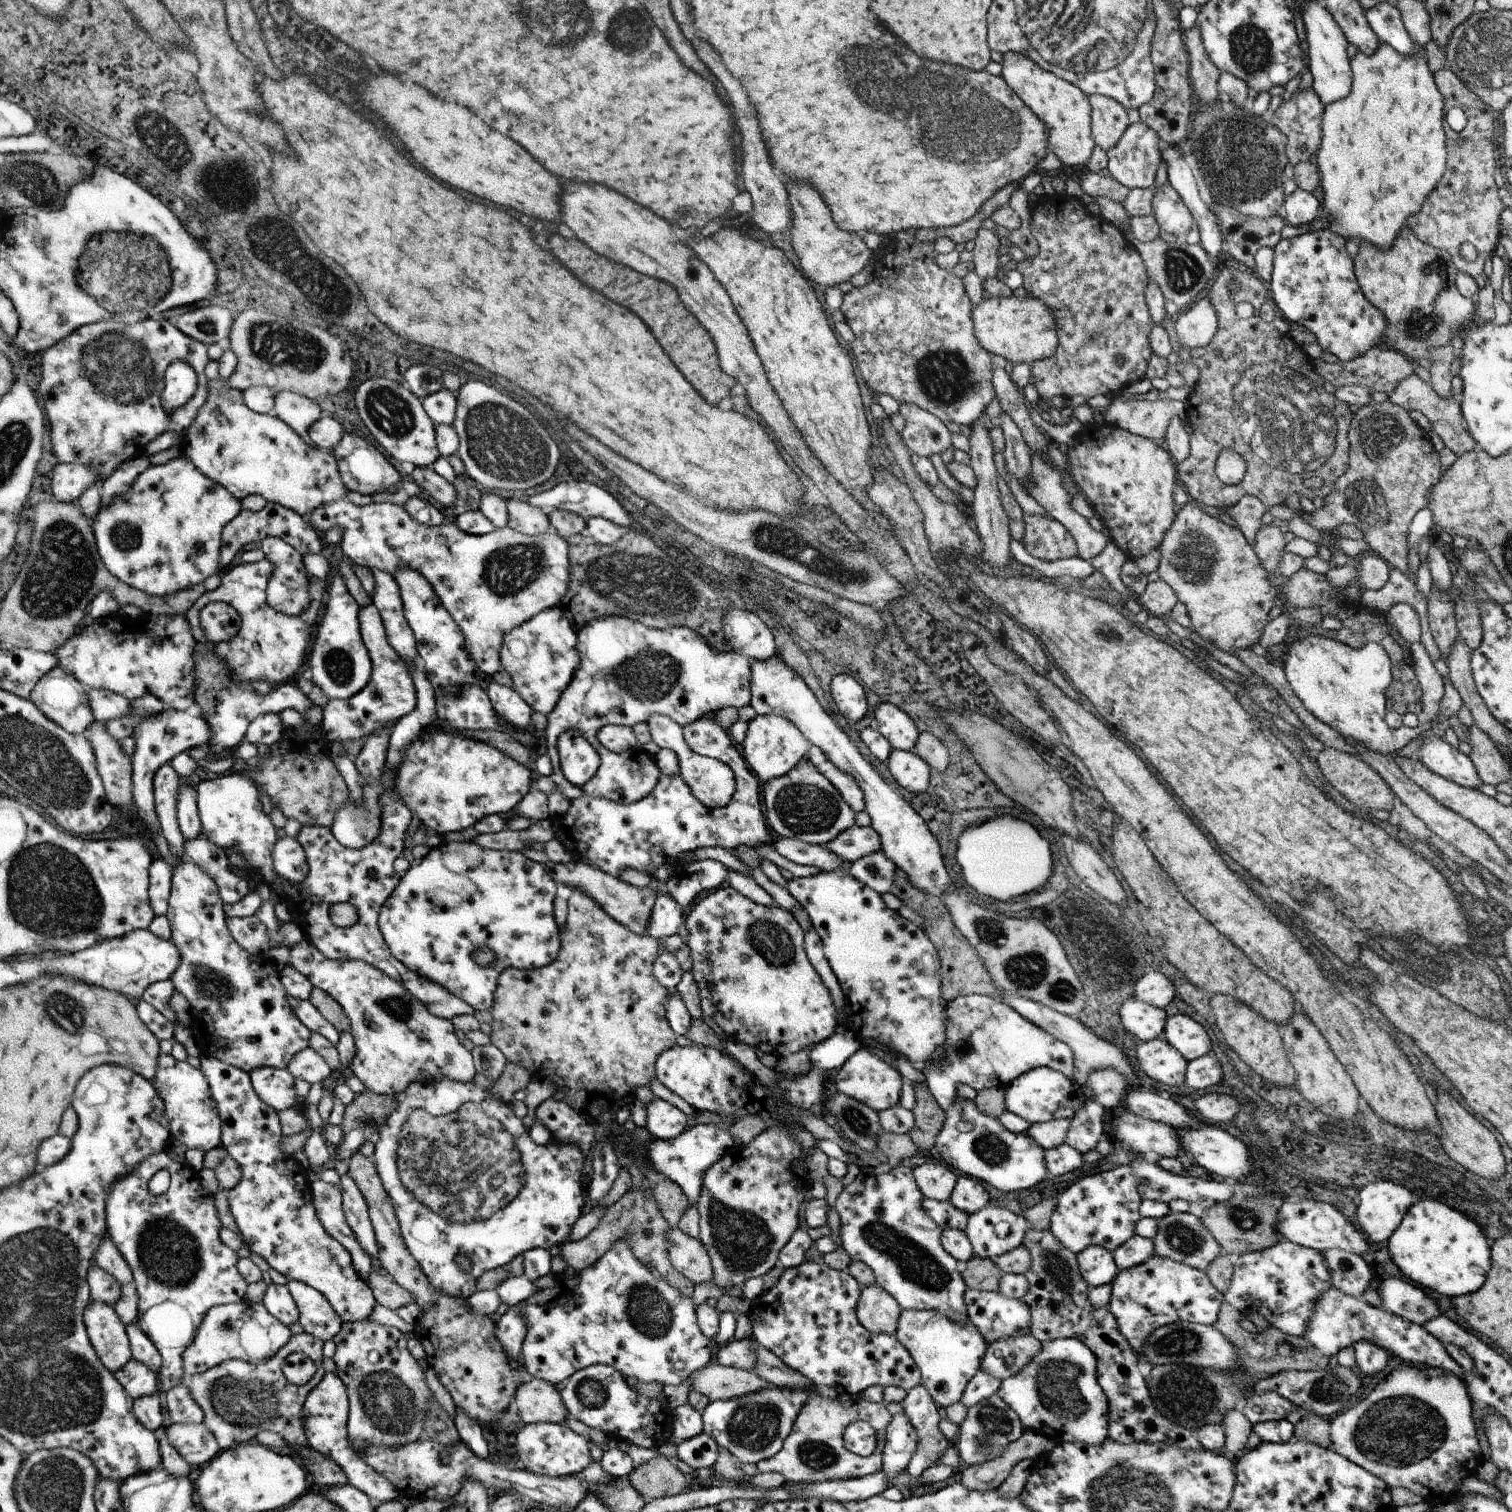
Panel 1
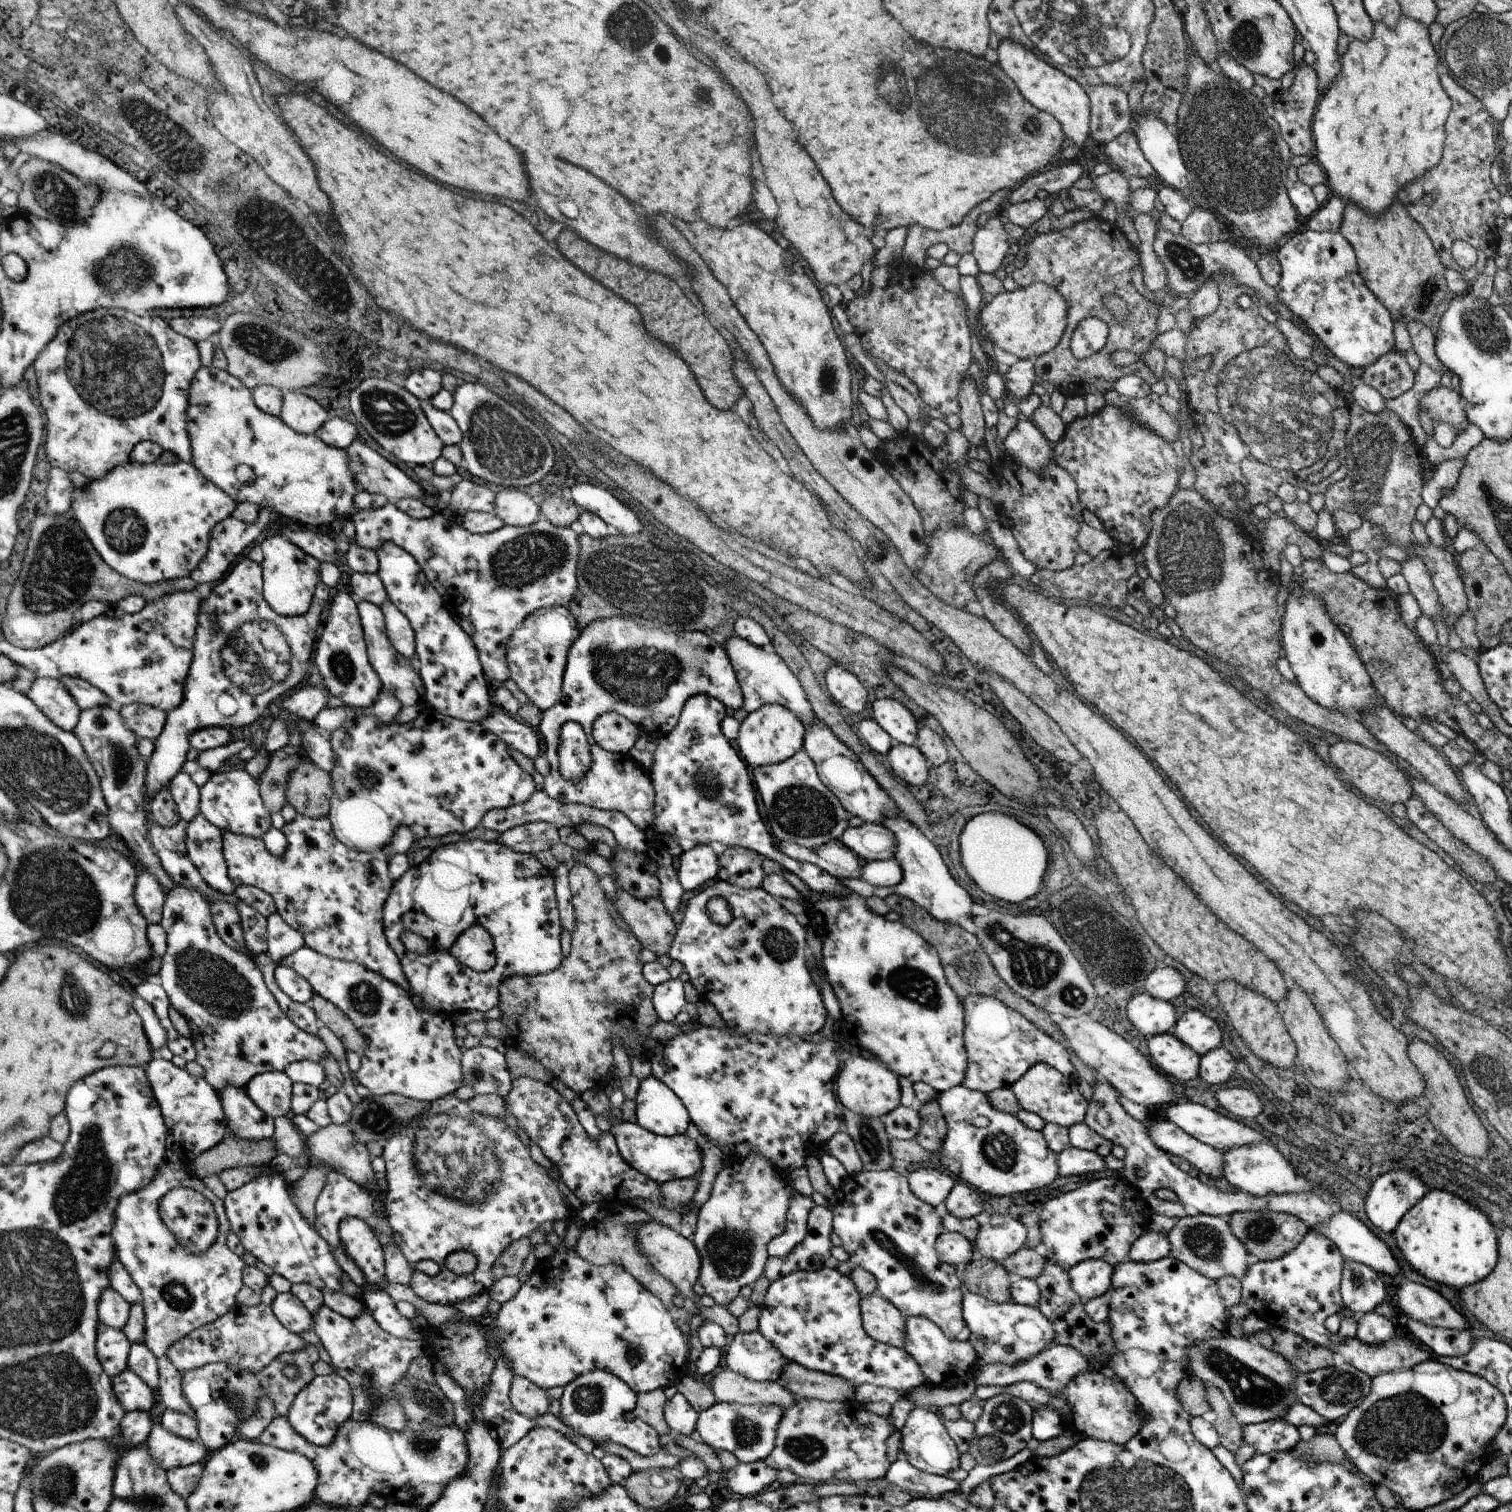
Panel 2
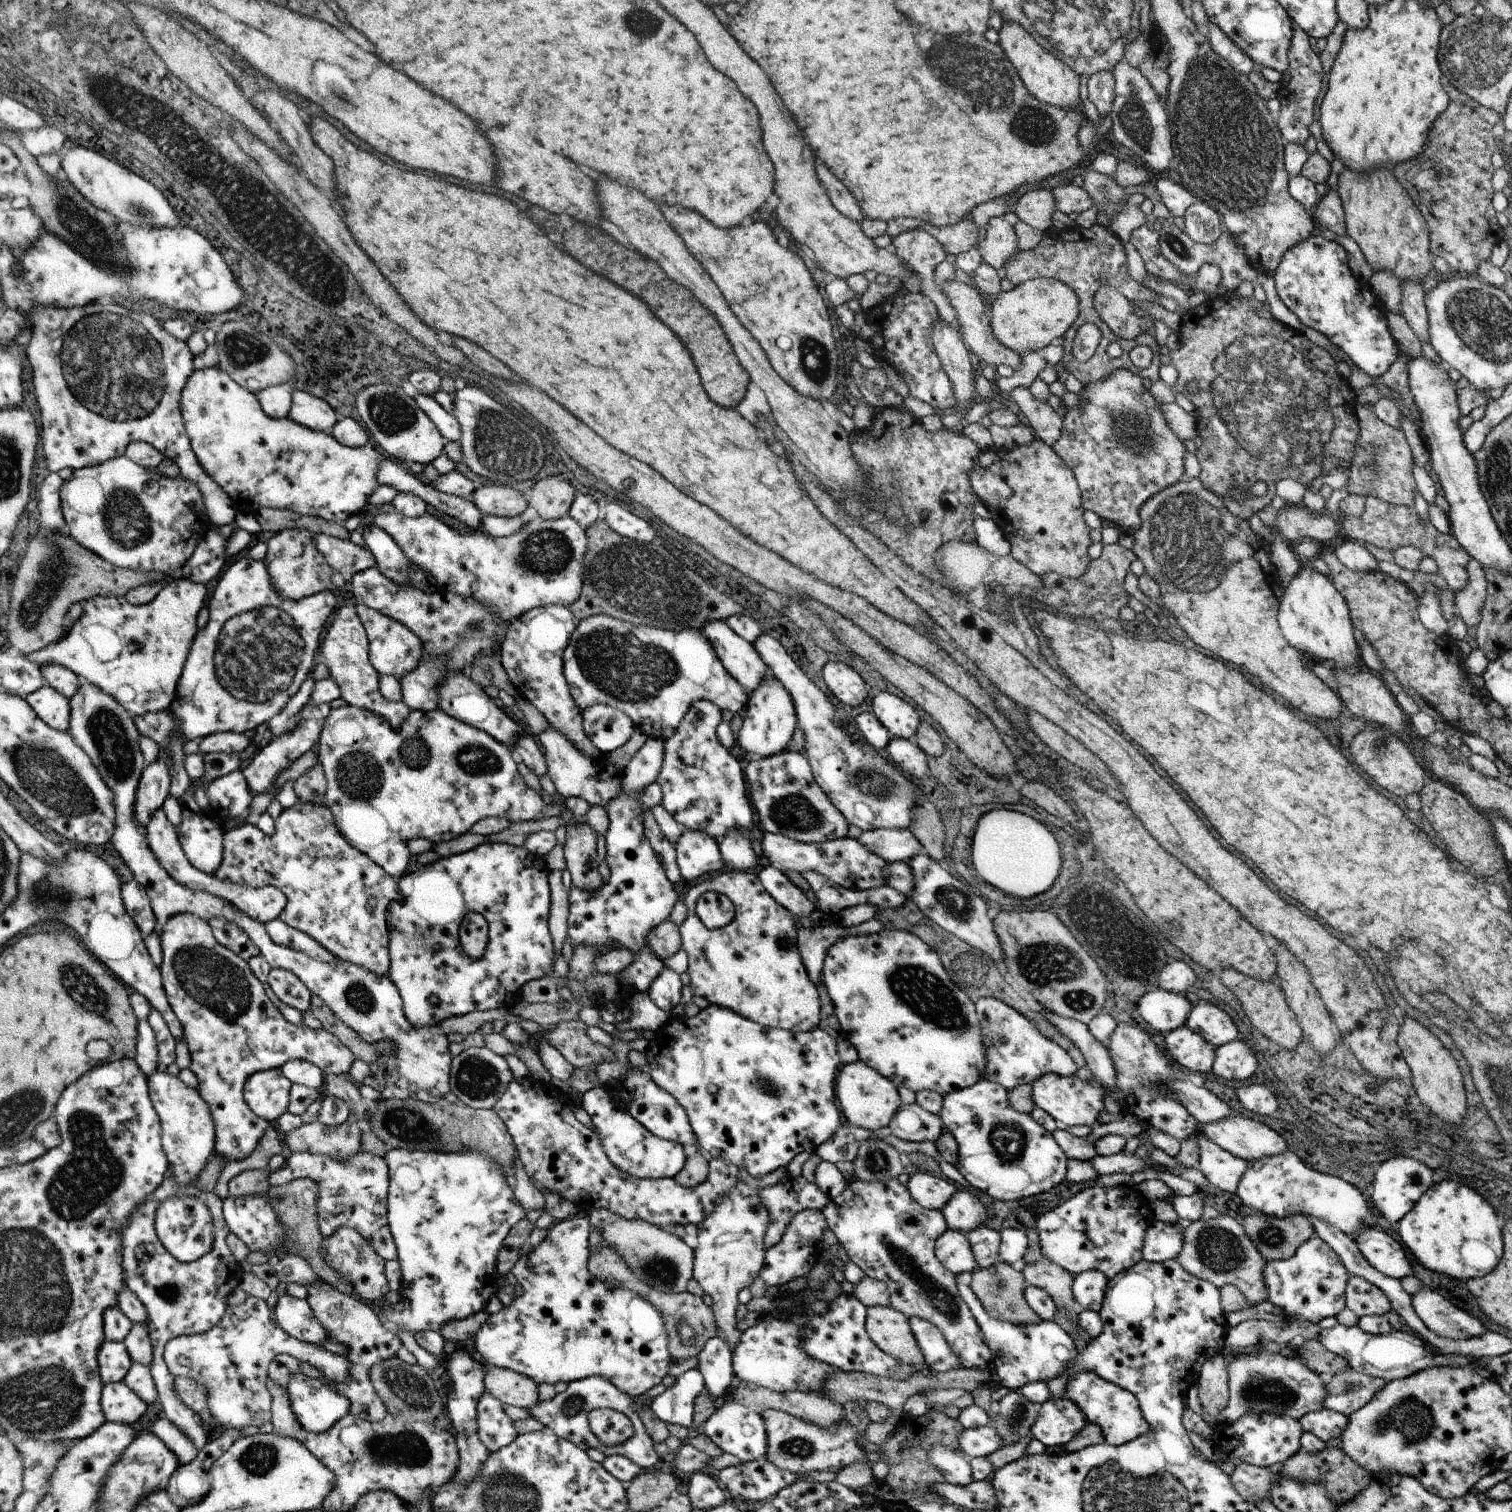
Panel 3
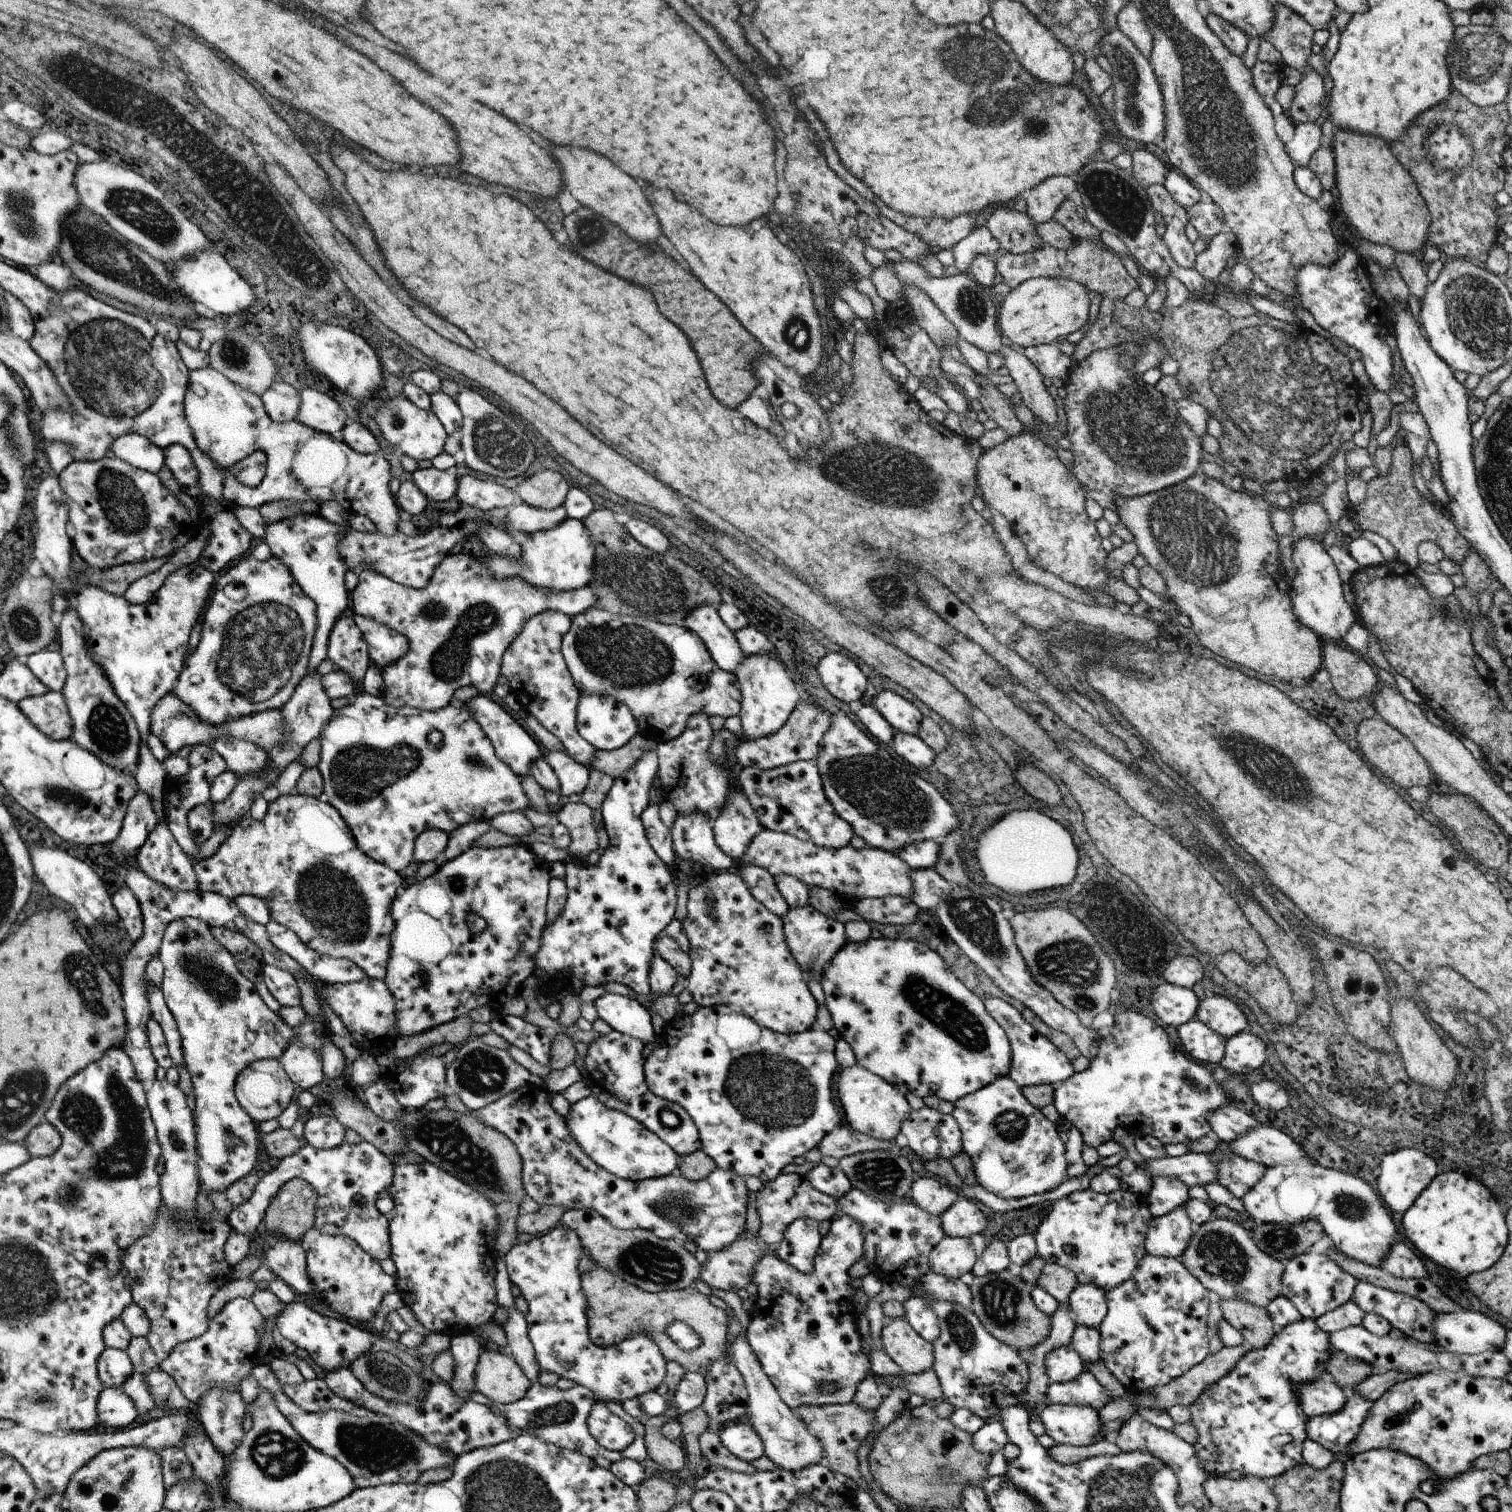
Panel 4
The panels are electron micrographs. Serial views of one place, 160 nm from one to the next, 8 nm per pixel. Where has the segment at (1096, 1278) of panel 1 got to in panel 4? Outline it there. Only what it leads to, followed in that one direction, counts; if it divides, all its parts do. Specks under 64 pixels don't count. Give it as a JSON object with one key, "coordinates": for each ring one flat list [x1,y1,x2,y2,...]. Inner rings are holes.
{"coordinates":[[1092,1283,1078,1284,1069,1294,1069,1310,1077,1325,1098,1329,1107,1315,1105,1292]]}

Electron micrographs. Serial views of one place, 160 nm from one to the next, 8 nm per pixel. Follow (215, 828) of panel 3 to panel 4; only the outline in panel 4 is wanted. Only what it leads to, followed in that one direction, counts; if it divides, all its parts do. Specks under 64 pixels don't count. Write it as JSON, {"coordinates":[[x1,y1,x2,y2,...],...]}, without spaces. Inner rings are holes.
{"coordinates":[[204,743,192,744,192,750,187,757,189,769,179,777,168,778,163,795,166,800,165,820,176,842,182,847,182,850,192,858,197,860,199,846,193,839,191,828,188,822,188,815,201,804,211,802,211,788,216,777,220,776,227,768,227,762,223,755,216,751,212,746]]}

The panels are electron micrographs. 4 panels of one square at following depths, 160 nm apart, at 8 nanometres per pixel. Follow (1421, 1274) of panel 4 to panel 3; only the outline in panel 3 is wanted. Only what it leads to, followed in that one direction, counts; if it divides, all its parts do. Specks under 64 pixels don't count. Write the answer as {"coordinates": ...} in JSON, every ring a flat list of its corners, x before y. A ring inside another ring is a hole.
{"coordinates":[[1367,1227,1354,1240,1364,1258,1382,1274,1399,1281,1412,1275,1411,1255,1382,1228]]}

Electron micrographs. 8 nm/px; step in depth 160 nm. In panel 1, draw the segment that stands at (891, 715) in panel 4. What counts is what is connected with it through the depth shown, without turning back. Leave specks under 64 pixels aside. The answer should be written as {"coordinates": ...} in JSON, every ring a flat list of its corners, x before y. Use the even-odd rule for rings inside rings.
{"coordinates":[[880,704,874,712,874,726,879,734,888,740,892,749,912,752,918,738,914,722,894,704]]}

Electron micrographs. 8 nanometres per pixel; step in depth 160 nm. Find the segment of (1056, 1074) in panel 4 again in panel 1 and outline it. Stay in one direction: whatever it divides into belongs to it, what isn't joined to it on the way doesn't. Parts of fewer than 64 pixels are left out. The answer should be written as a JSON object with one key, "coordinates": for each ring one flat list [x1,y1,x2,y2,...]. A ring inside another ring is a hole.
{"coordinates":[[982,994,958,996,947,1008,947,1045,940,1066,923,1068,925,1084,944,1112,952,1110,958,1098,957,1084,967,1084,976,1091,1005,1089,1025,1073,1040,1067,1060,1072,1074,1080,1074,1052,1068,1044,1055,1040,1052,1034,1023,1018,1014,1008]]}

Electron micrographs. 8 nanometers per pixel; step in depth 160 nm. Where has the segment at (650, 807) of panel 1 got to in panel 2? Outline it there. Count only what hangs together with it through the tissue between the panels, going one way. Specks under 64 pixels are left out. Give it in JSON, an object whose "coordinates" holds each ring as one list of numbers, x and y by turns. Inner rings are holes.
{"coordinates":[[699,694,687,701,686,708,680,715,679,723,675,729,669,732,660,733,658,736,657,747,653,754,653,765,649,772,654,790,655,790,655,819,649,835,649,841,653,839,660,840,661,834,671,834,680,838,686,838,694,844,710,842,720,842,728,847,742,847,758,853,759,855,775,860,789,872,796,874,800,880,803,880,814,893,819,895,828,895,829,897,844,897,852,892,846,887,840,879,832,876,829,872,822,870,819,866,812,863,803,863,795,861,793,858,778,852,774,846,774,840,770,832,766,830,760,814,758,814,758,802,754,794,754,786,750,780,750,772,738,752,732,748,728,742,727,735,720,730,720,722,726,716,726,708,722,706,717,698,711,695],[705,774,714,774,715,780,719,783,718,794,713,797,712,794,706,794,703,786,700,784,700,777]]}

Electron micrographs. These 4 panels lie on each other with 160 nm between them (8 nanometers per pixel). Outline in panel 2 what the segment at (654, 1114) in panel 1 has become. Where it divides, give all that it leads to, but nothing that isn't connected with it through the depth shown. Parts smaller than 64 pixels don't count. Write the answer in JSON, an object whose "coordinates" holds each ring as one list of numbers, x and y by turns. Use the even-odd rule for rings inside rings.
{"coordinates":[[650,1073,639,1085,634,1099,636,1120,654,1134,684,1135,691,1118,682,1101,659,1078]]}

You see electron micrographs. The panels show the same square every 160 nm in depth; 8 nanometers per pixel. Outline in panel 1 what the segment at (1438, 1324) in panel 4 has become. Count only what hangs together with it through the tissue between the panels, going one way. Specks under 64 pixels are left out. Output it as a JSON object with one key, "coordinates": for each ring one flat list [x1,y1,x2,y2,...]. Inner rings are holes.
{"coordinates":[[1392,1276,1377,1281,1375,1288,1384,1309,1414,1324,1424,1325,1429,1320,1444,1315,1435,1298,1410,1280]]}

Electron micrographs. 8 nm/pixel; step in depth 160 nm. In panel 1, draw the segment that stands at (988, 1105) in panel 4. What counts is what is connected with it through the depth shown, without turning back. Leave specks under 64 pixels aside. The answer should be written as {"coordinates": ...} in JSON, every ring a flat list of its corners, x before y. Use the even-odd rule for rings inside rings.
{"coordinates":[[958,1097,952,1110,946,1110,945,1122,936,1138,935,1147,940,1158,948,1162,953,1170,960,1170,961,1176,988,1182,1002,1192,1032,1188,1048,1176,1044,1149,1028,1134,1006,1130,998,1118,983,1114,972,1100]]}

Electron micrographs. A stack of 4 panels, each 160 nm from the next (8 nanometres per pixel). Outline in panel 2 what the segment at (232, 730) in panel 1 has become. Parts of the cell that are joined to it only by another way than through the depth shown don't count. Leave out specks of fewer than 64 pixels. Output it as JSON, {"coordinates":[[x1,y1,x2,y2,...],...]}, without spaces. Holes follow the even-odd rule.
{"coordinates":[[305,684,289,694,287,699,282,699,277,708,284,708,312,723,319,712,327,706,330,695,331,692,326,688]]}

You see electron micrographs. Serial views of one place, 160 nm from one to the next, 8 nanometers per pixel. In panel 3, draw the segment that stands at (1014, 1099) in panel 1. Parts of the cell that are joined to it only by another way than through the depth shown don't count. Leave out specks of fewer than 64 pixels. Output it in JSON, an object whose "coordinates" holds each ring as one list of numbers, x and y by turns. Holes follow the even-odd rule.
{"coordinates":[[1074,1074,1069,1077,1058,1075,1044,1075,1036,1079,1031,1084,1033,1090,1033,1101,1036,1107,1045,1110,1052,1115,1057,1122,1065,1125,1086,1125,1092,1128,1098,1122,1098,1116,1104,1109,1104,1097,1113,1094,1098,1079,1094,1078,1090,1082,1082,1080]]}

